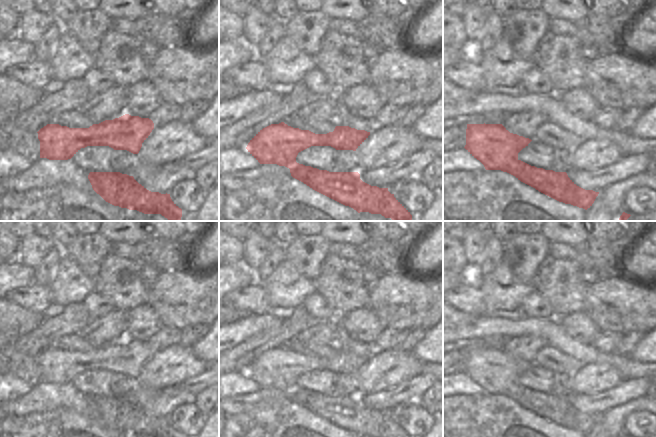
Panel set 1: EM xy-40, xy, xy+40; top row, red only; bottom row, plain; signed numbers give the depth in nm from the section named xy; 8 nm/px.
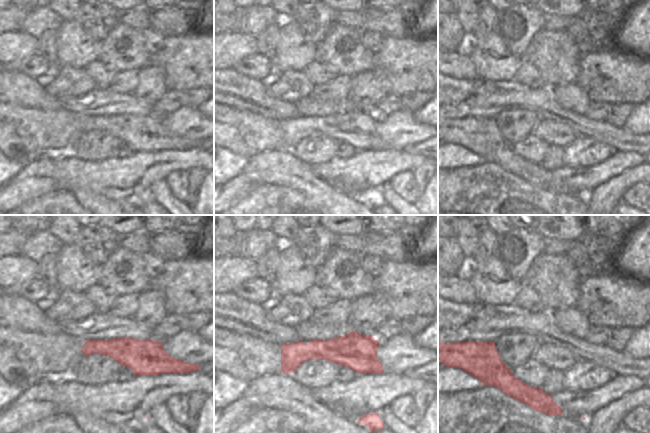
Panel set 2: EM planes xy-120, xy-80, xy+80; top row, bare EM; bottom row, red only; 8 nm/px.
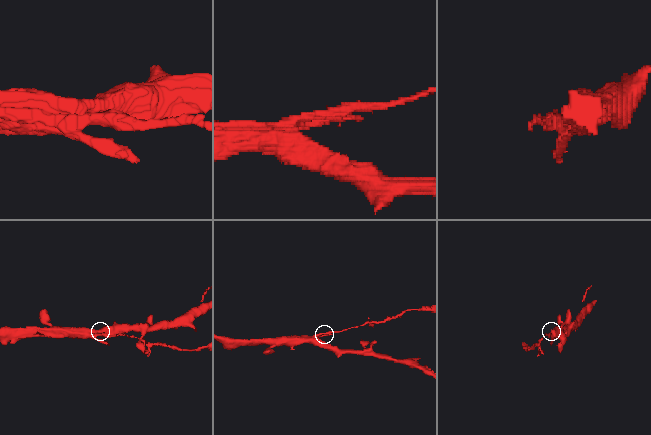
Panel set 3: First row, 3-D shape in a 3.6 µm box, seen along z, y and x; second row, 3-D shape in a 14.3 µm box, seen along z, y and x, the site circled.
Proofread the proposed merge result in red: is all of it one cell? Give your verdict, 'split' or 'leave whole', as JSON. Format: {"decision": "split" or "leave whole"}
{"decision": "split"}

